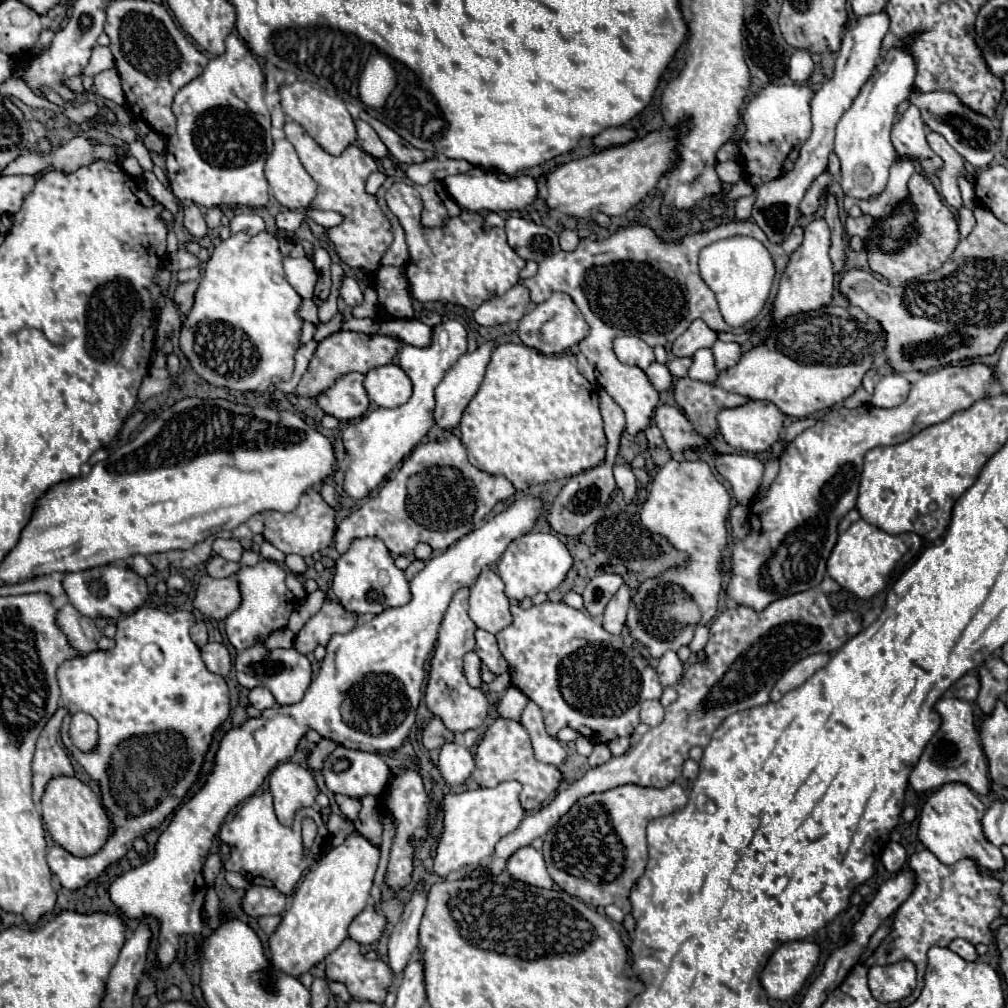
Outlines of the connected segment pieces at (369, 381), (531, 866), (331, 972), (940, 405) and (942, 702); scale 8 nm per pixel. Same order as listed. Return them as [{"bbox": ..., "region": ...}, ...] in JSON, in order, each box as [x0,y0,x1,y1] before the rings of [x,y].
[{"bbox":[363,365,411,407],"region":[[[399,365],[375,367],[365,375],[363,381],[369,399],[379,407],[399,407],[411,397],[411,379]]]},{"bbox":[507,845,553,889],"region":[[[531,845],[517,849],[509,857],[507,871],[509,871],[511,877],[515,877],[515,879],[519,879],[523,883],[529,883],[529,885],[535,885],[535,887],[545,887],[545,889],[553,887],[553,879],[547,873],[541,851],[537,851]]]},{"bbox":[325,937,393,1005],"region":[[[347,937],[333,953],[329,953],[325,957],[325,965],[327,965],[327,979],[345,983],[347,989],[349,989],[351,999],[355,999],[355,1001],[373,1001],[373,1003],[379,1003],[379,1005],[385,1003],[387,989],[393,983],[393,973],[391,973],[391,969],[385,961],[365,959],[359,951],[359,945],[353,939]]]},{"bbox":[727,363,995,611],"region":[[[971,363],[971,365],[947,365],[935,369],[931,373],[923,373],[919,381],[911,385],[909,397],[893,407],[893,409],[879,409],[873,405],[861,405],[857,409],[837,407],[827,411],[813,427],[799,433],[789,449],[781,459],[781,469],[771,489],[765,493],[763,501],[751,505],[751,531],[743,541],[733,543],[733,577],[727,587],[727,595],[731,601],[739,605],[749,605],[755,611],[765,609],[769,603],[789,597],[793,593],[801,593],[807,589],[815,589],[821,579],[825,577],[825,561],[831,549],[837,543],[837,525],[839,521],[855,507],[855,499],[859,497],[859,479],[863,471],[863,457],[873,447],[883,445],[897,445],[911,439],[915,433],[923,431],[929,425],[947,421],[953,413],[971,407],[975,401],[987,397],[987,385],[995,381],[993,367],[985,363]]]},{"bbox":[909,699,989,795],"region":[[[939,699],[935,703],[935,711],[941,715],[941,727],[937,735],[929,741],[927,751],[923,751],[919,763],[915,765],[909,783],[915,791],[931,791],[949,781],[967,783],[977,795],[989,793],[989,775],[987,775],[987,759],[979,745],[979,735],[975,731],[975,715],[971,703],[963,699]]]}]

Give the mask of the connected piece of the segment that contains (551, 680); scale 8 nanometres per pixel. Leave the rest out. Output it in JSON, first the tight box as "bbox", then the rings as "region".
{"bbox":[497,601,663,743],"region":[[[545,601],[529,609],[513,605],[511,615],[513,623],[497,633],[499,651],[509,663],[511,685],[521,689],[533,703],[539,705],[549,735],[555,737],[559,729],[573,727],[595,743],[611,741],[615,737],[629,737],[641,723],[639,703],[661,697],[663,687],[659,683],[655,669],[645,661],[645,657],[637,649],[625,645],[621,635],[607,633],[599,625],[599,621],[591,619],[591,615],[577,611],[565,603],[553,601]]]}

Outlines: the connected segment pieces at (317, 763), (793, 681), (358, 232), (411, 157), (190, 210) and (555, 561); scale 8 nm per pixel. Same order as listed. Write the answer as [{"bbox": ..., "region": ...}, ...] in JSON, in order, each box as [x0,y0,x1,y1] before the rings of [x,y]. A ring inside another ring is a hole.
[{"bbox":[307,739,337,771],"region":[[[321,739],[321,741],[315,745],[315,749],[307,755],[307,763],[309,763],[309,767],[311,767],[313,771],[321,771],[321,761],[325,761],[327,753],[331,753],[335,747],[337,747],[335,741]]]},{"bbox":[771,653,831,701],"region":[[[815,653],[815,655],[809,655],[809,657],[801,659],[799,663],[795,663],[775,683],[775,687],[771,691],[771,701],[779,701],[783,697],[783,693],[793,691],[795,687],[801,687],[815,671],[819,671],[821,667],[825,667],[829,663],[829,659],[831,659],[829,653]]]},{"bbox":[283,121,393,273],"region":[[[287,121],[283,129],[285,129],[287,139],[297,149],[297,155],[299,155],[305,171],[317,183],[317,197],[311,201],[311,205],[307,209],[335,211],[335,213],[343,215],[341,225],[325,231],[327,239],[333,243],[337,257],[341,259],[341,263],[345,263],[353,269],[365,269],[365,271],[373,273],[379,267],[383,253],[393,243],[393,231],[391,231],[389,219],[383,215],[381,207],[377,205],[377,197],[365,191],[367,177],[373,171],[377,171],[375,159],[369,153],[361,151],[357,145],[349,145],[339,157],[333,157],[327,151],[323,151],[313,141],[313,137],[309,137],[305,133],[305,129],[295,121]]]},{"bbox":[361,111,425,165],"region":[[[361,111],[361,119],[367,121],[367,123],[377,131],[377,135],[381,137],[381,141],[387,145],[389,153],[391,153],[397,161],[407,163],[407,165],[411,165],[411,163],[423,163],[423,161],[425,161],[423,151],[419,151],[419,149],[415,149],[413,145],[409,145],[403,137],[399,137],[399,135],[397,135],[393,129],[389,129],[385,123],[377,121],[375,117],[367,115],[365,111]]]},{"bbox":[183,203,207,239],"region":[[[195,203],[187,205],[187,207],[183,209],[183,215],[185,215],[185,227],[187,227],[187,231],[189,231],[193,237],[201,239],[201,237],[207,235],[205,215],[203,215],[203,211],[201,211]]]},{"bbox":[497,531,573,599],"region":[[[531,531],[509,543],[503,557],[499,559],[497,571],[499,571],[501,579],[505,581],[507,597],[525,599],[525,597],[537,595],[539,591],[549,593],[553,589],[557,589],[563,583],[563,579],[571,567],[573,567],[573,557],[559,537],[555,537],[551,533],[533,533]]]}]

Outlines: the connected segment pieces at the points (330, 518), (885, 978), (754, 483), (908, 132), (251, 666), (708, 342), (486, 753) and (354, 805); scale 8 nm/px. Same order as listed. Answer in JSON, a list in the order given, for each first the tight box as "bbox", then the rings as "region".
[{"bbox":[263,489,335,557],"region":[[[309,489],[303,497],[301,503],[295,511],[291,513],[279,513],[279,511],[265,511],[265,531],[263,537],[273,543],[279,551],[283,551],[285,555],[289,553],[297,553],[301,557],[313,555],[315,551],[325,551],[331,541],[333,541],[333,533],[335,533],[335,511],[323,501],[321,493],[317,489]]]},{"bbox":[869,961,915,1003],"region":[[[899,961],[885,967],[869,969],[869,989],[881,1003],[907,997],[915,989],[915,967],[911,961]]]},{"bbox":[716,454,763,505],"region":[[[722,454],[716,458],[717,472],[730,481],[736,500],[749,505],[756,495],[763,476],[763,463],[757,455]]]},{"bbox":[891,105,943,177],"region":[[[909,105],[905,115],[893,125],[891,141],[899,157],[915,159],[925,175],[937,177],[939,169],[943,167],[943,159],[933,153],[925,139],[925,123],[919,115],[919,107]]]},{"bbox":[235,643,311,705],"region":[[[257,643],[235,657],[235,671],[237,671],[237,681],[243,687],[251,689],[251,687],[263,685],[273,693],[279,705],[291,705],[291,703],[301,701],[311,683],[311,663],[305,655],[301,655],[293,647],[291,649],[267,649],[263,643]]]},{"bbox":[673,319,717,357],"region":[[[695,319],[691,327],[673,341],[673,355],[687,357],[701,347],[711,347],[717,341],[717,333],[705,325],[705,321]]]},{"bbox":[473,717,563,813],"region":[[[499,717],[487,727],[485,735],[481,737],[481,741],[477,745],[473,781],[479,787],[495,787],[495,785],[499,785],[503,781],[509,781],[509,779],[515,779],[515,781],[519,781],[523,785],[523,793],[521,793],[523,809],[527,813],[533,813],[533,811],[537,811],[541,807],[541,803],[547,797],[551,797],[557,791],[559,783],[563,781],[563,773],[555,765],[539,763],[533,757],[529,735],[527,735],[525,727],[519,721]]]},{"bbox":[335,795,361,819],"region":[[[335,795],[335,801],[341,805],[343,813],[347,813],[351,819],[355,819],[355,815],[357,815],[357,809],[361,807],[361,803],[357,803],[357,801],[351,801],[349,797],[343,797],[343,795]]]}]

